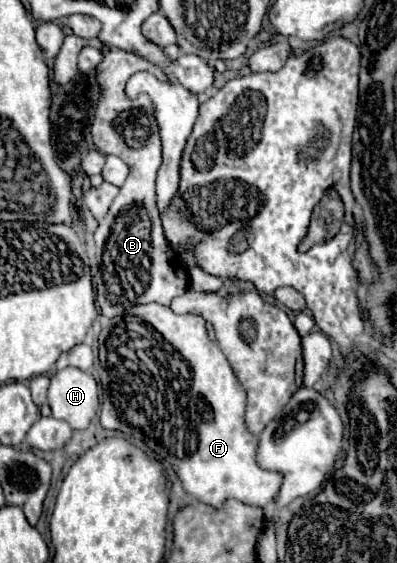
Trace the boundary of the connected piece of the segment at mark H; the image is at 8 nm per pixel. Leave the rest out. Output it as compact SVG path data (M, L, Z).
M63 368L51 376L49 406L55 418L67 420L73 430L85 430L99 410L99 388L91 374Z

